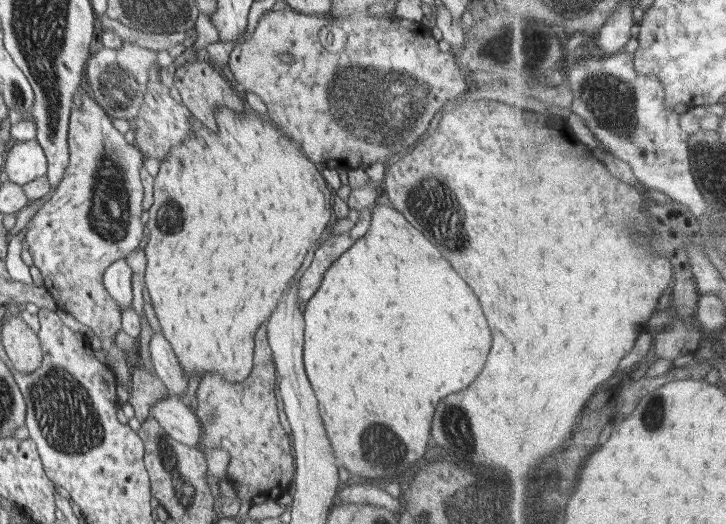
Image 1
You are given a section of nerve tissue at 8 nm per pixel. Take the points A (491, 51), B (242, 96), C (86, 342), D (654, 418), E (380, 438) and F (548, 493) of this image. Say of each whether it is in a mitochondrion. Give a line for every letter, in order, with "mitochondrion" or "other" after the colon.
A: other
B: other
C: other
D: mitochondrion
E: mitochondrion
F: mitochondrion

